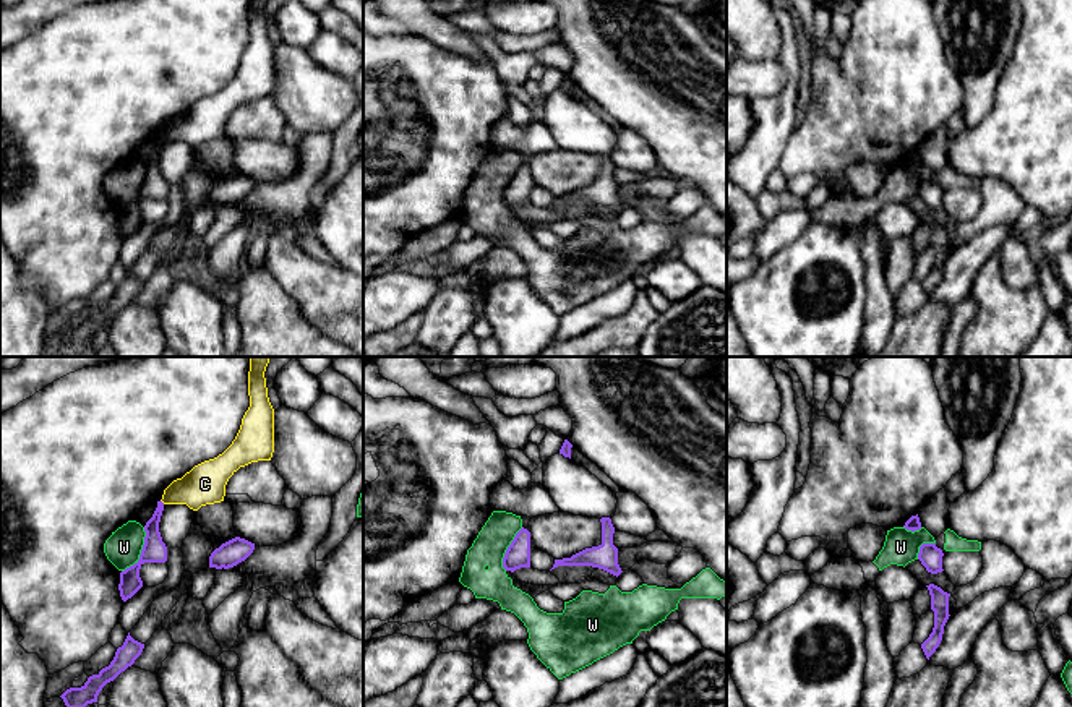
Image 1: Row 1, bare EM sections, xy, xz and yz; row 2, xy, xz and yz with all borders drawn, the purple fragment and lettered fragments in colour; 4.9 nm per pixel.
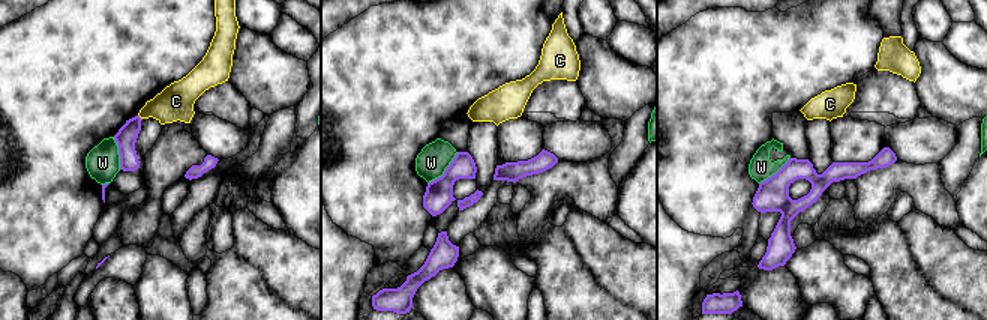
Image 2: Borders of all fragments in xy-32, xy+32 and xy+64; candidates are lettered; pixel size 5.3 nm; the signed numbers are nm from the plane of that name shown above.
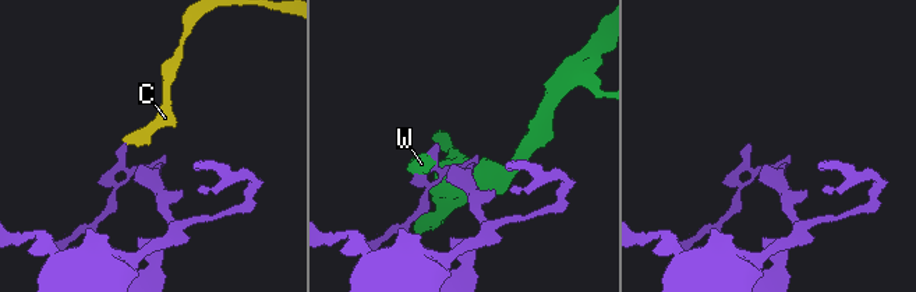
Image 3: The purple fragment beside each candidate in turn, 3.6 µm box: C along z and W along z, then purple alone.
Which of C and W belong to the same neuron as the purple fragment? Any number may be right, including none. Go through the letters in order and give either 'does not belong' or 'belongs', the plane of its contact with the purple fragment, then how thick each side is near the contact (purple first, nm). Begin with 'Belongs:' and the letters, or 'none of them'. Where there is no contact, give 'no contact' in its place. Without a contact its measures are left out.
Belongs: none of them
C: does not belong; no contact
W: does not belong; contact in xy; calibres 120 and 180 nm

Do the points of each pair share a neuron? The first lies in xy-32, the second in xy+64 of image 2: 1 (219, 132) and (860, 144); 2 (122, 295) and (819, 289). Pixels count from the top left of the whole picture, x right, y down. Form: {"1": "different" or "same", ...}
{"1": "different", "2": "different"}

